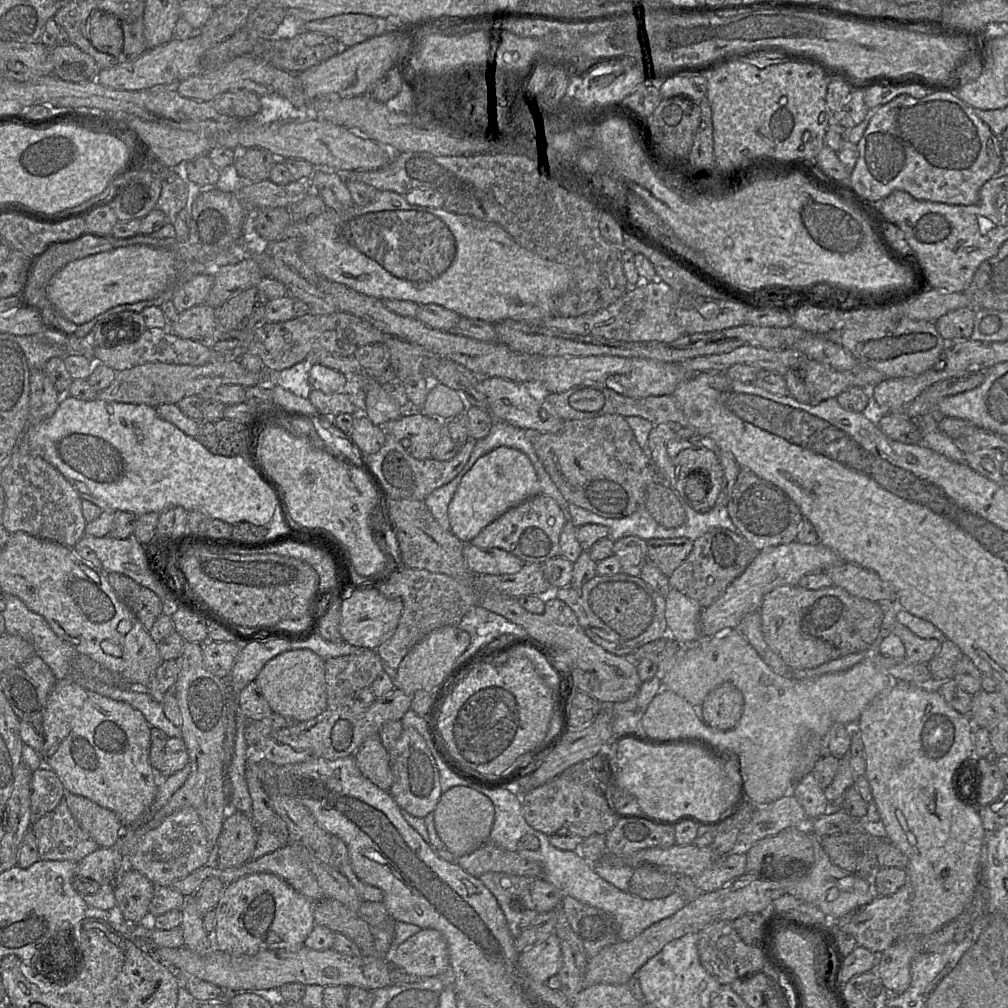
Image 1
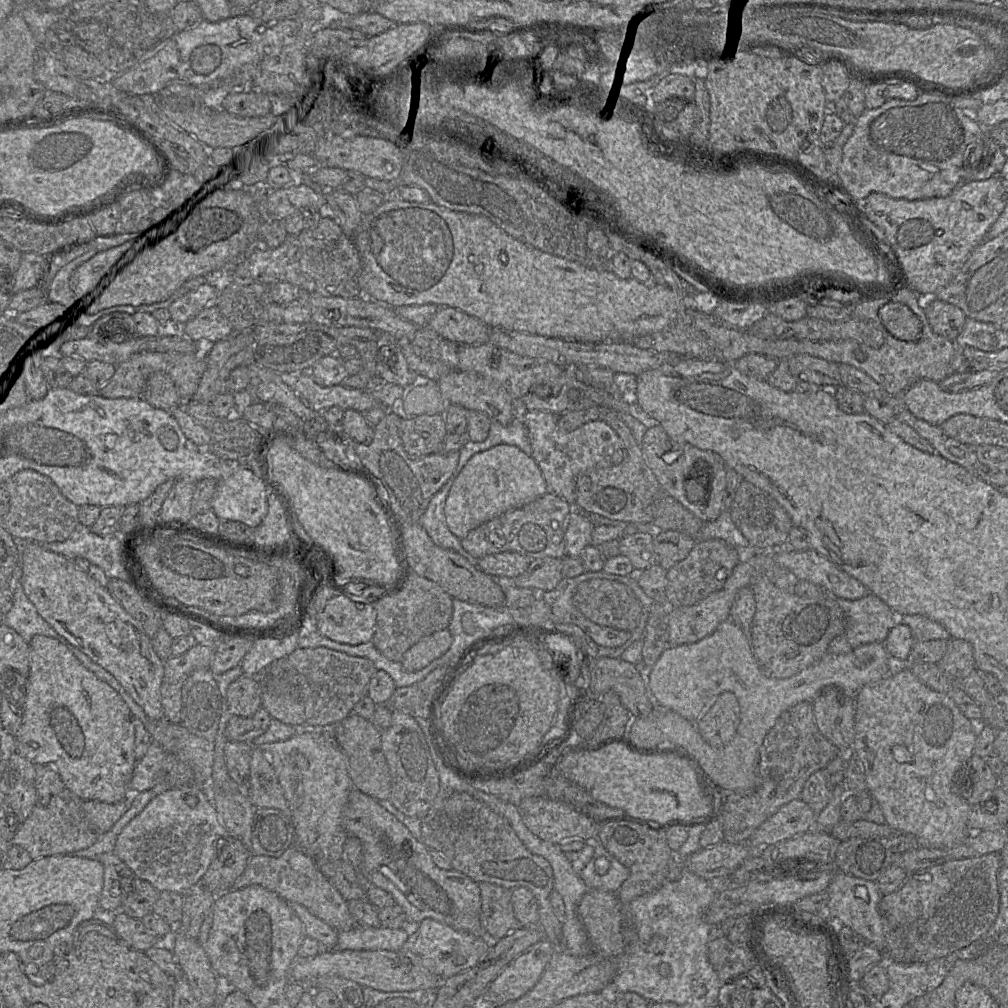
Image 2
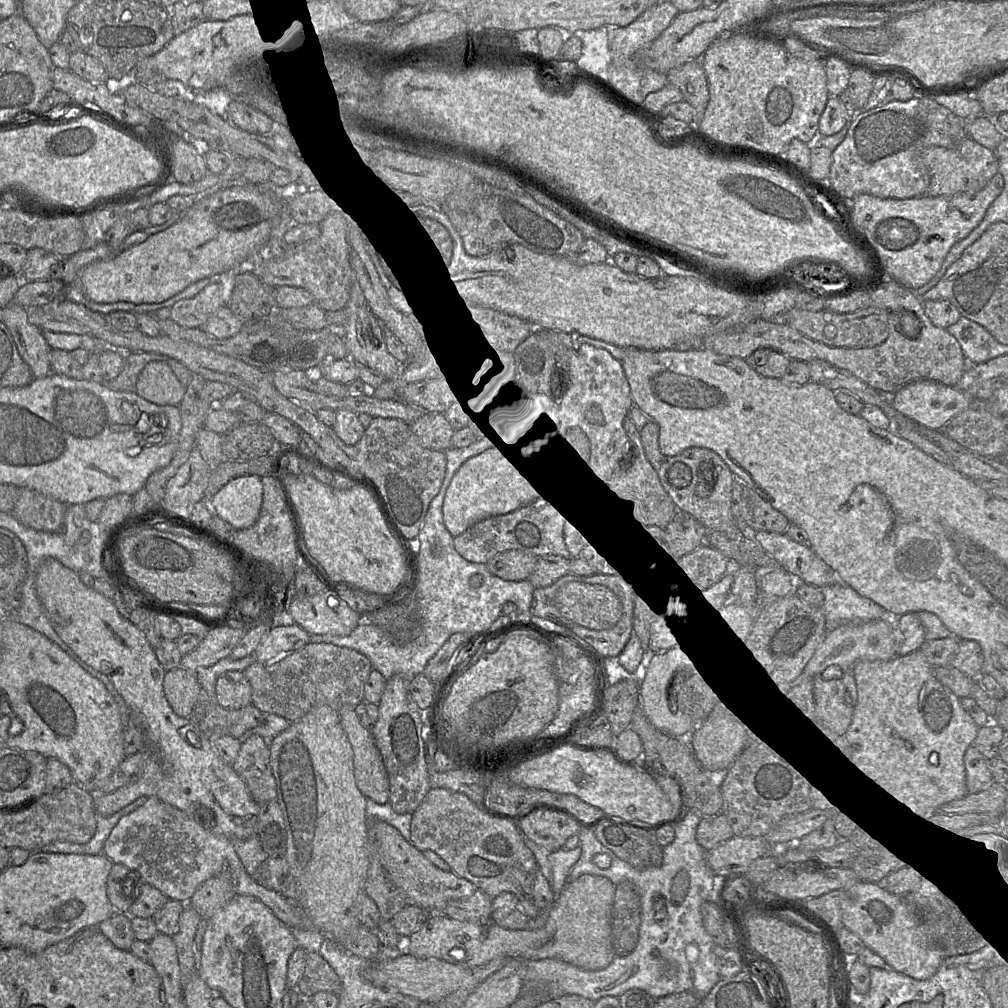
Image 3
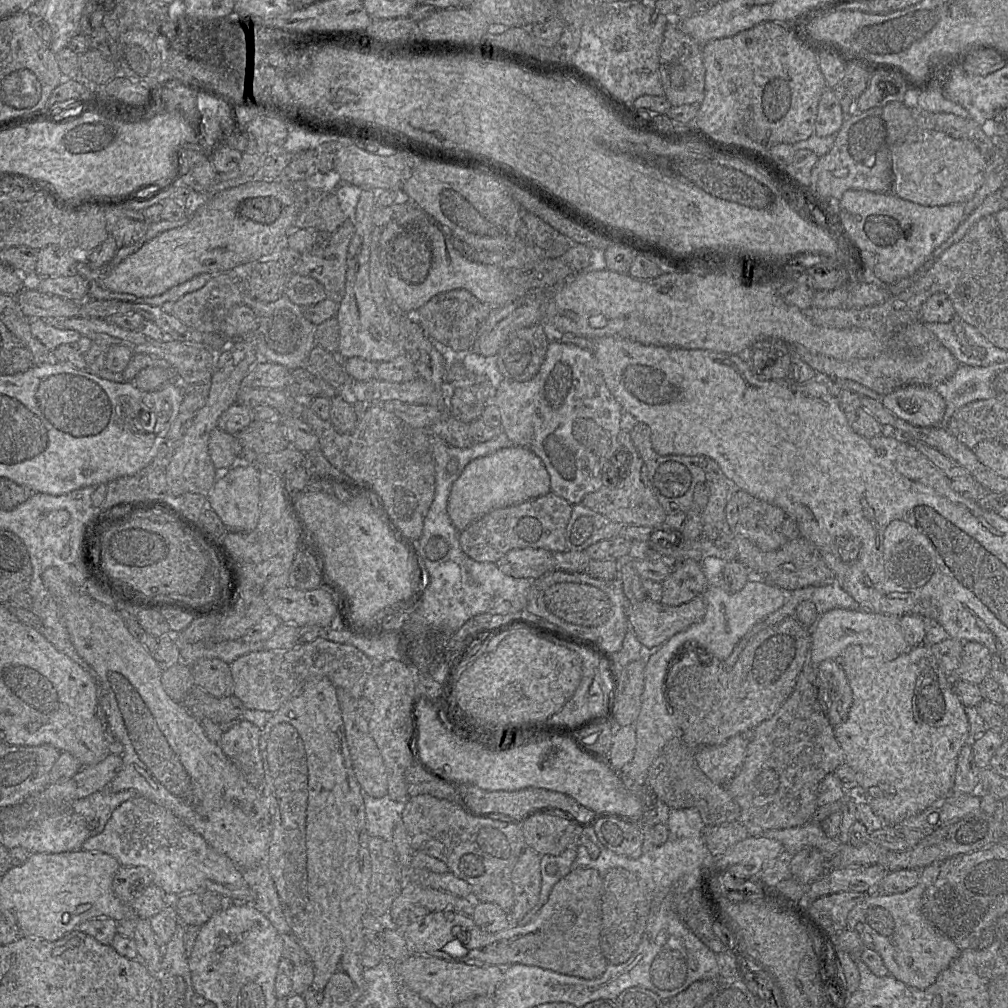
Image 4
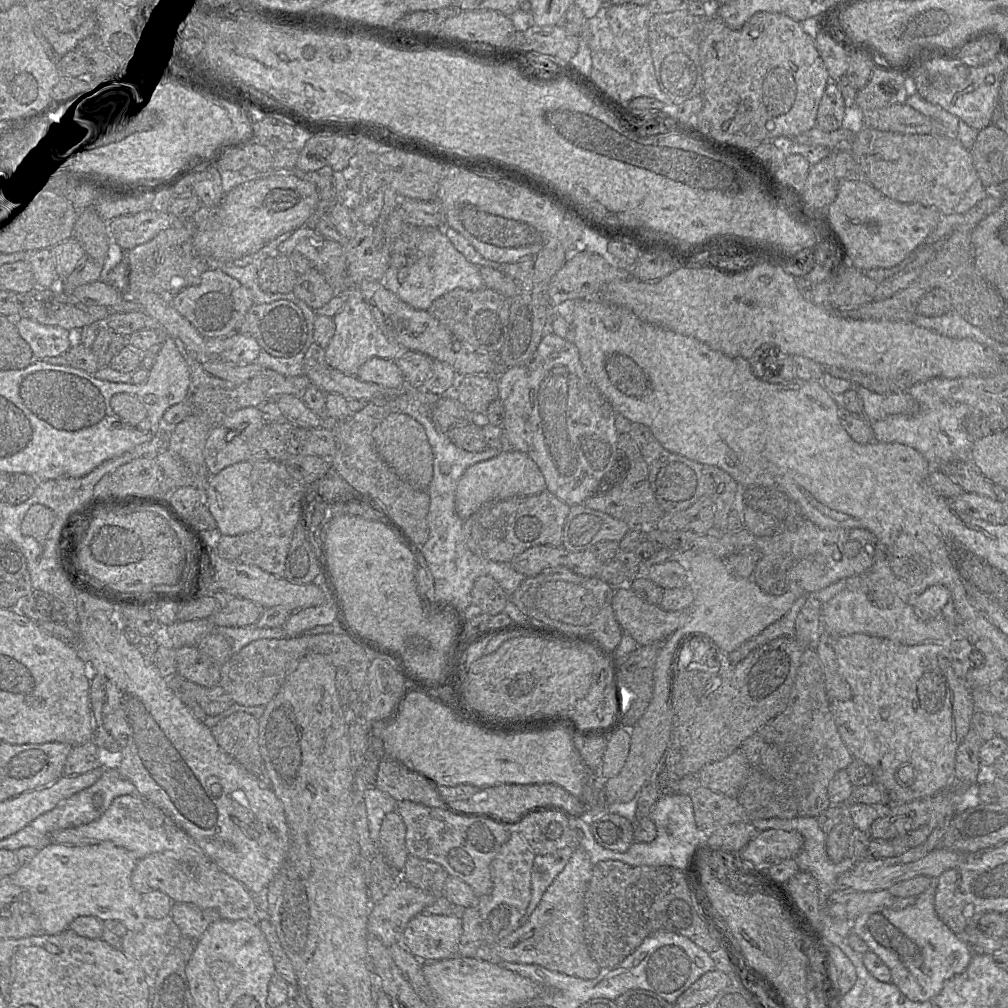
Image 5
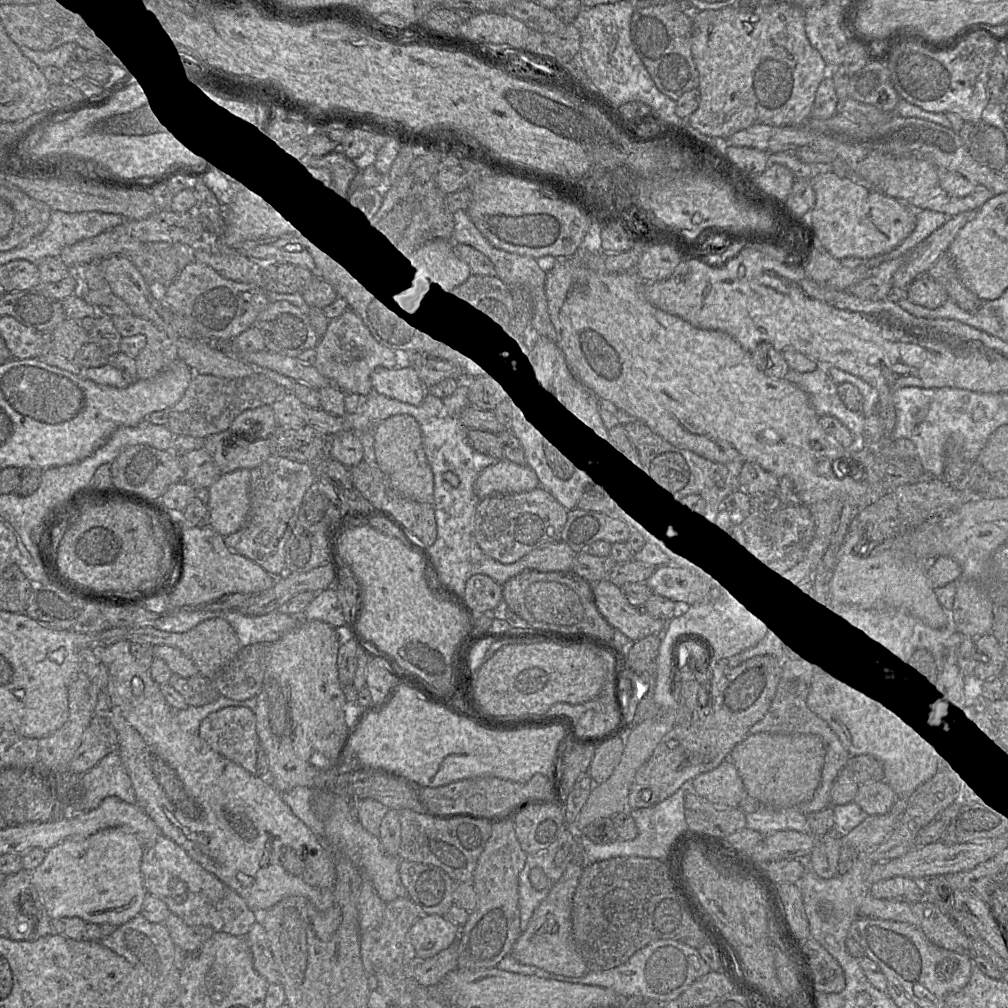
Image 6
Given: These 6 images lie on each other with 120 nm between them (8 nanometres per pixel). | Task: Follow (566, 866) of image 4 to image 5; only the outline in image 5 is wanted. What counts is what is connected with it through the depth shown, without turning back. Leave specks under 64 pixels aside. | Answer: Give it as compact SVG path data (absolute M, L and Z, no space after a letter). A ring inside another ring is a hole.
M564 847L550 854L535 856L531 873L531 899L521 919L521 926L529 920L547 888L565 868L573 851L571 847Z

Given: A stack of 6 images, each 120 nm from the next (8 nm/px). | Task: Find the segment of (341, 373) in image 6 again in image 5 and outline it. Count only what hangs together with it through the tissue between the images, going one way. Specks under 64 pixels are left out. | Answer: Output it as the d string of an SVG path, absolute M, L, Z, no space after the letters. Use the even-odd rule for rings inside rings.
M358 288L348 290L343 307L332 317L335 332L325 348L327 364L341 373L356 376L359 368L373 357L395 361L400 357L402 348L398 343L389 340L376 324L368 304Z

